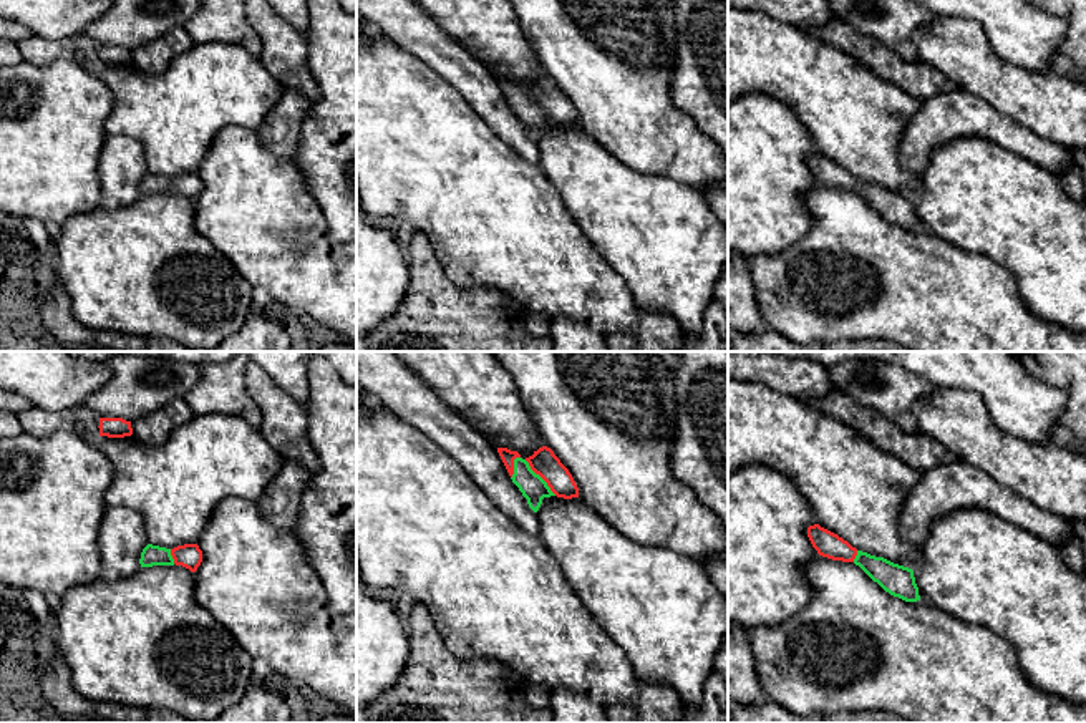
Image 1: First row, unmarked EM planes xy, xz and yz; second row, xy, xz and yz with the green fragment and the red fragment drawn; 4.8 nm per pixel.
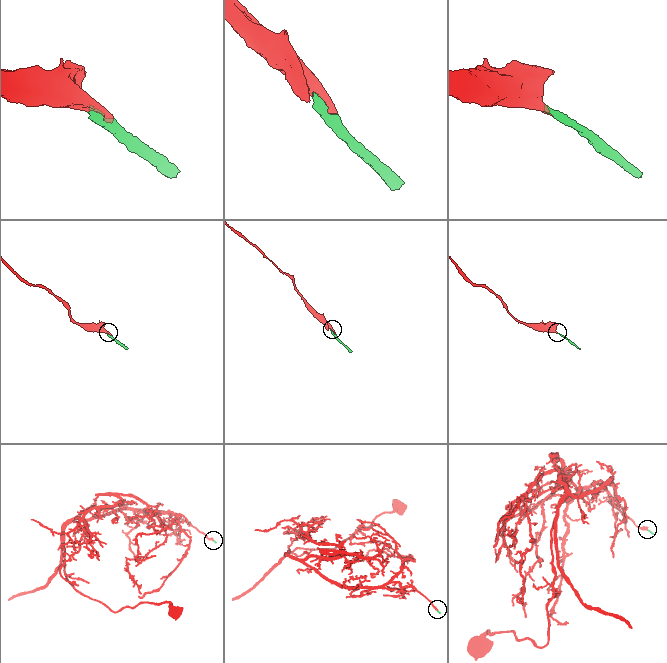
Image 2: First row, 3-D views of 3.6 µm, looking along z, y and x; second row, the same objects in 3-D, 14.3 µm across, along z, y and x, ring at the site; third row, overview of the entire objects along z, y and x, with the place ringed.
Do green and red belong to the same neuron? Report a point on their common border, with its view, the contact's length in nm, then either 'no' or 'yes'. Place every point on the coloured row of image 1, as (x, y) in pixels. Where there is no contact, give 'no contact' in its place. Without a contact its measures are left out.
meets green in xz at (541, 478); contact 240 nm long; yes

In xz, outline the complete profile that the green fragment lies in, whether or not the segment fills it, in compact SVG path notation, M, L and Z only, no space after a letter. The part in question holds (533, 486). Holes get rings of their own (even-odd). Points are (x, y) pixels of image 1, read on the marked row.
M542 446L526 459L517 451L507 448L497 448L497 453L512 483L534 512L539 511L544 497L579 497L579 488L572 474L550 448Z

